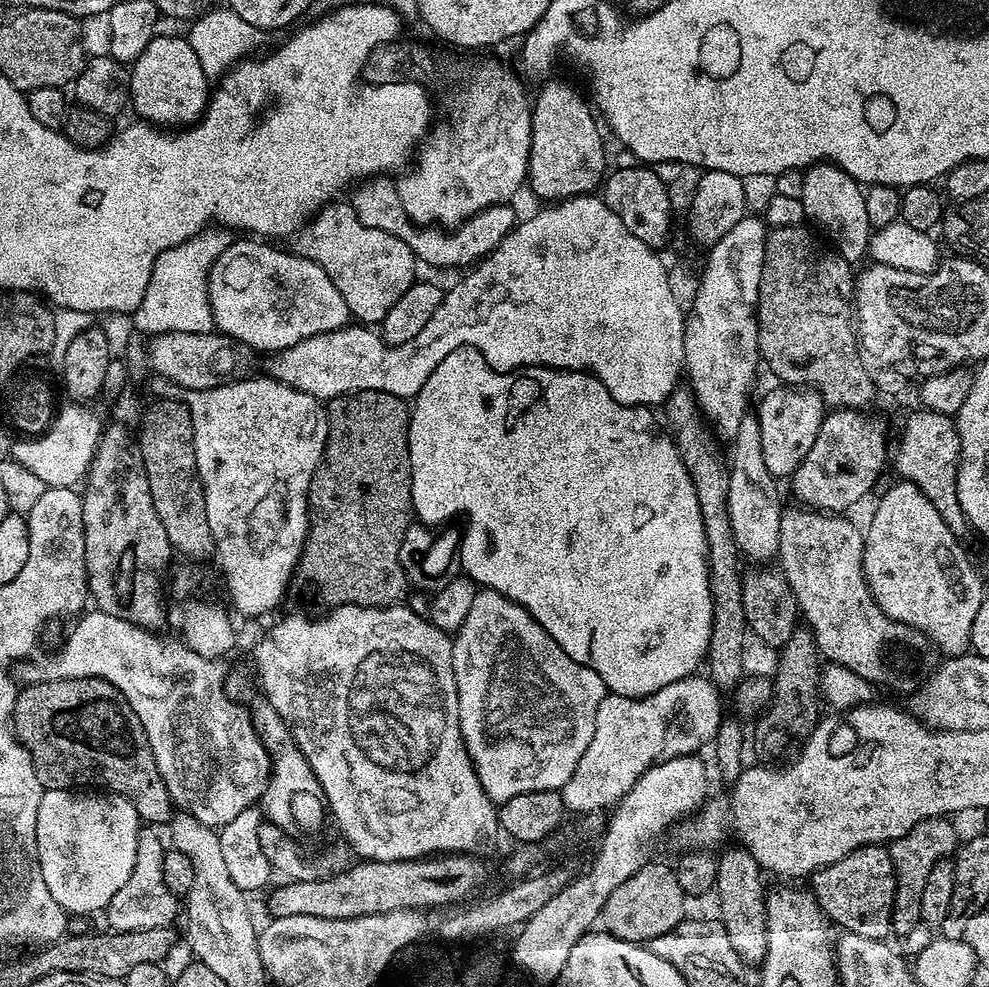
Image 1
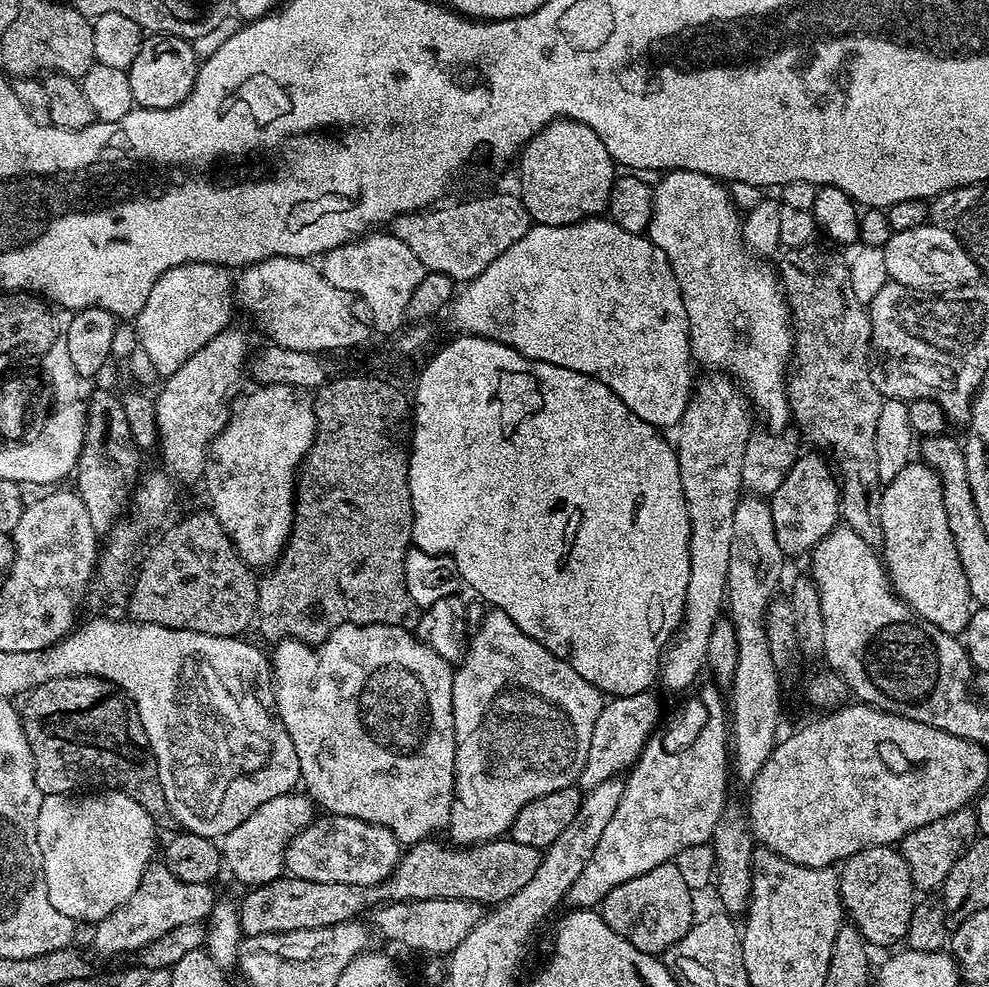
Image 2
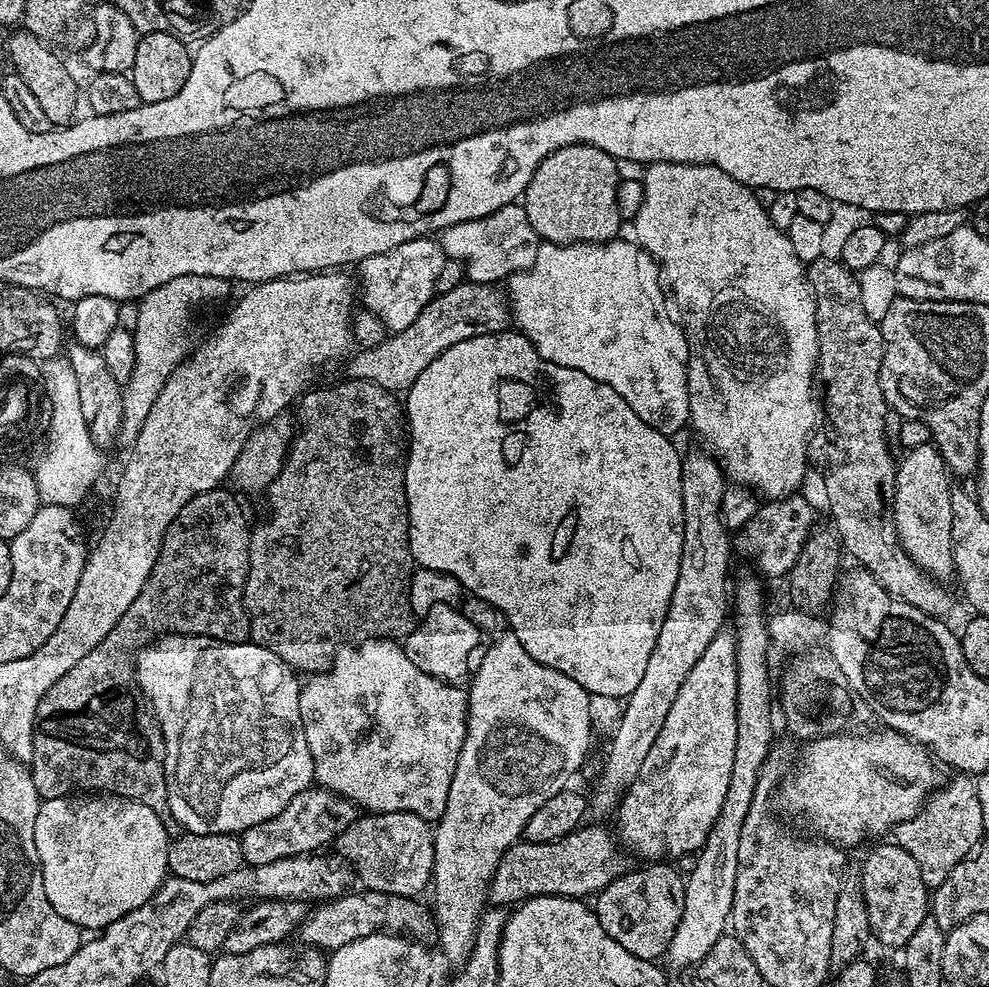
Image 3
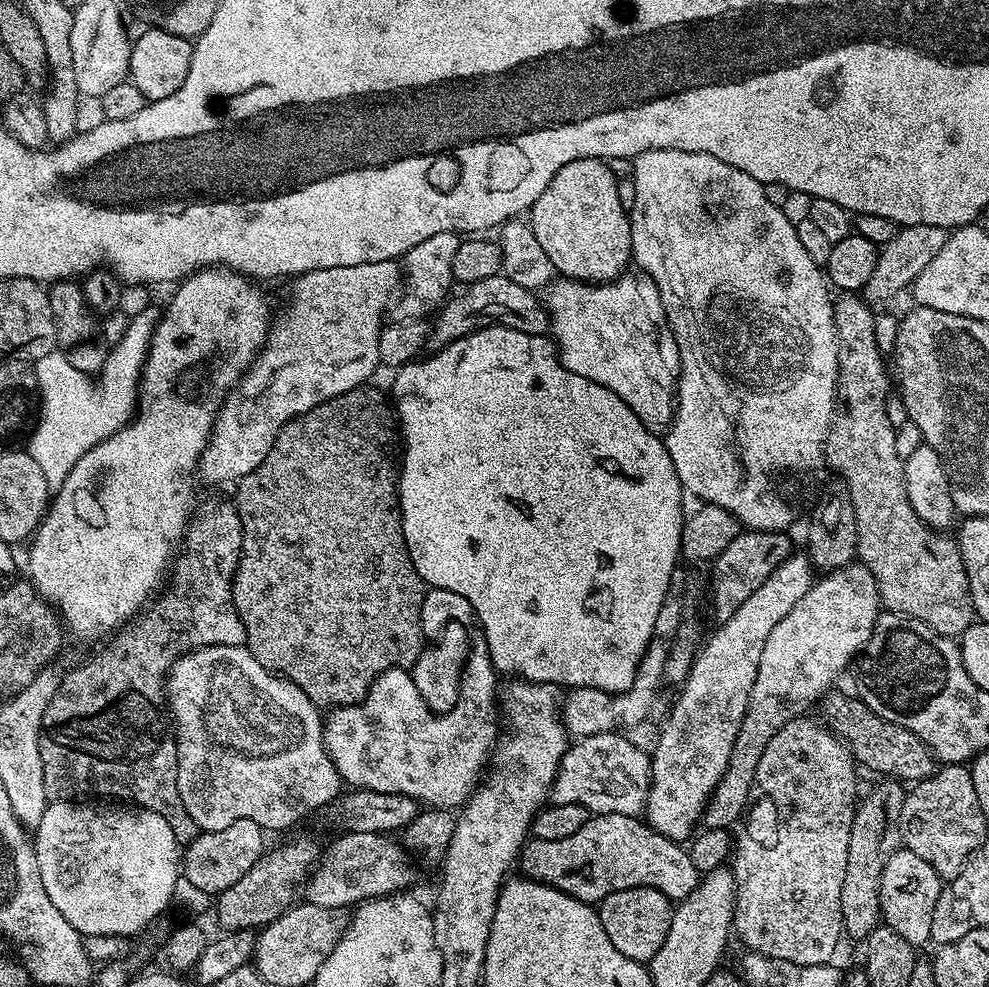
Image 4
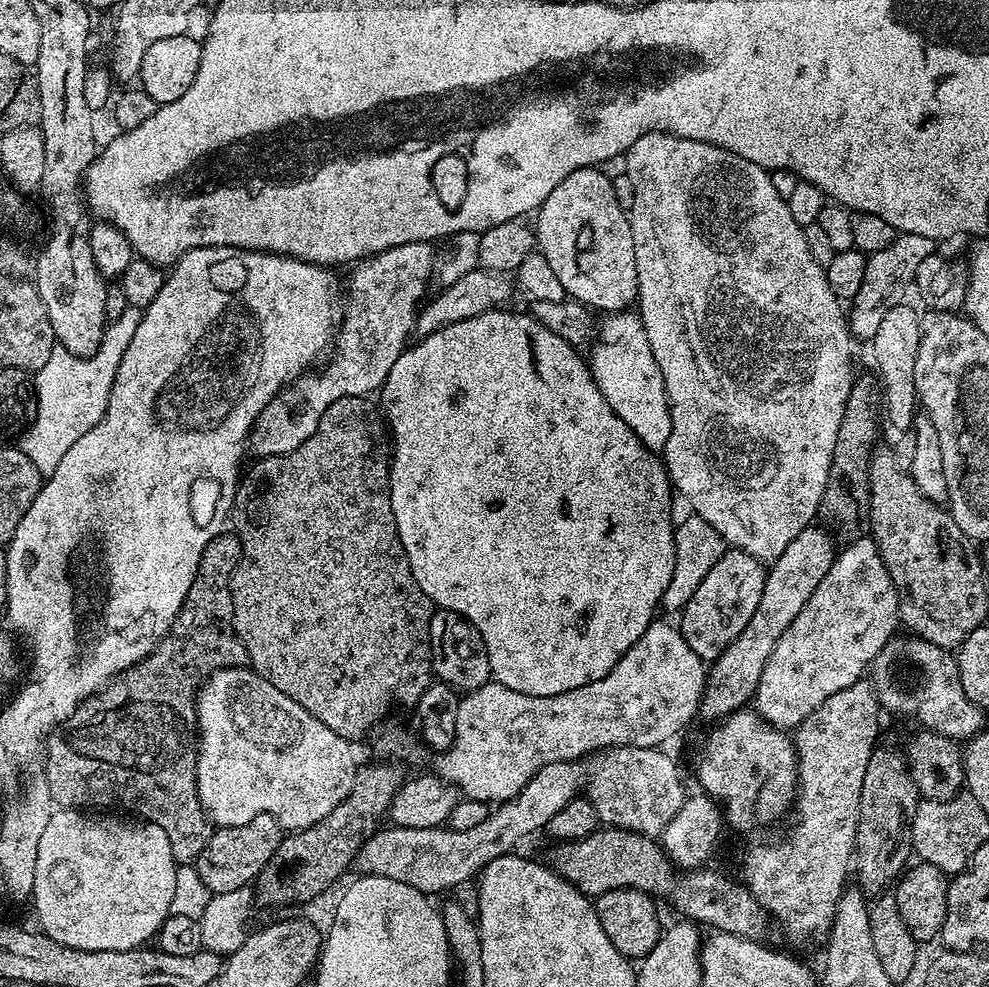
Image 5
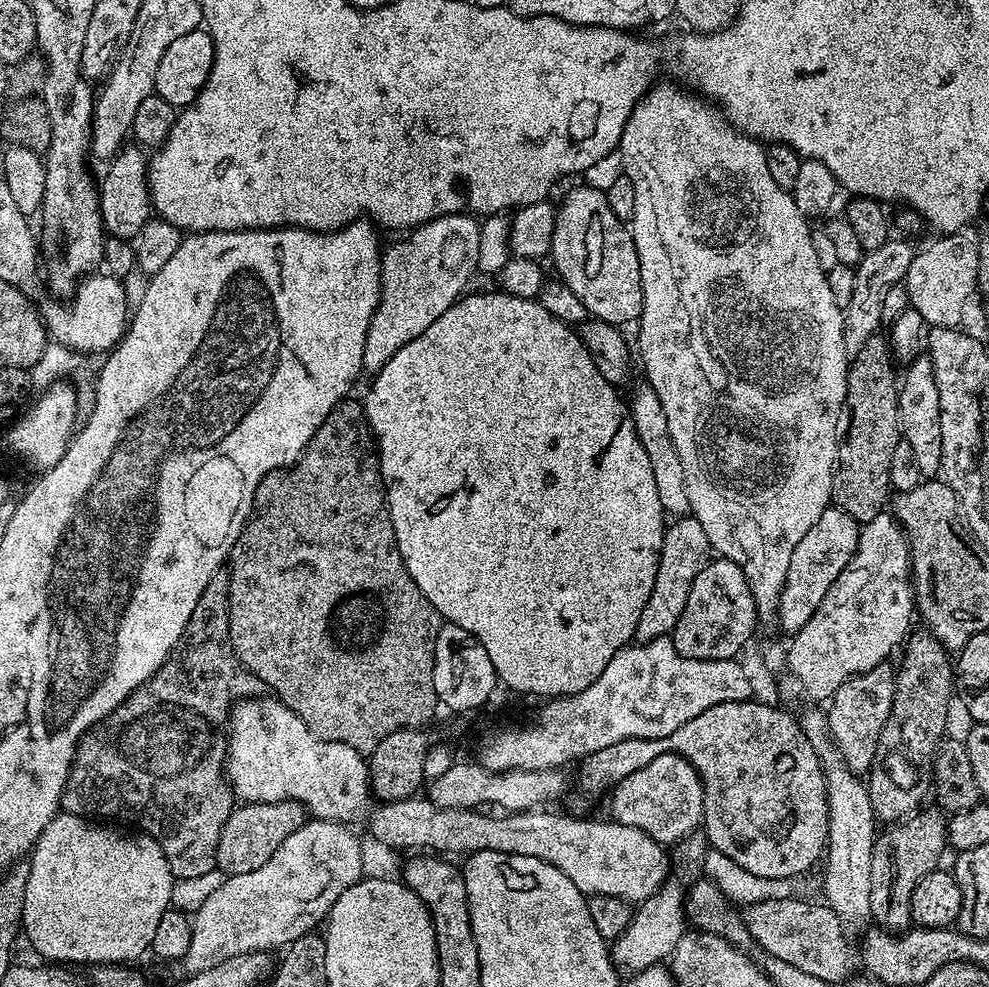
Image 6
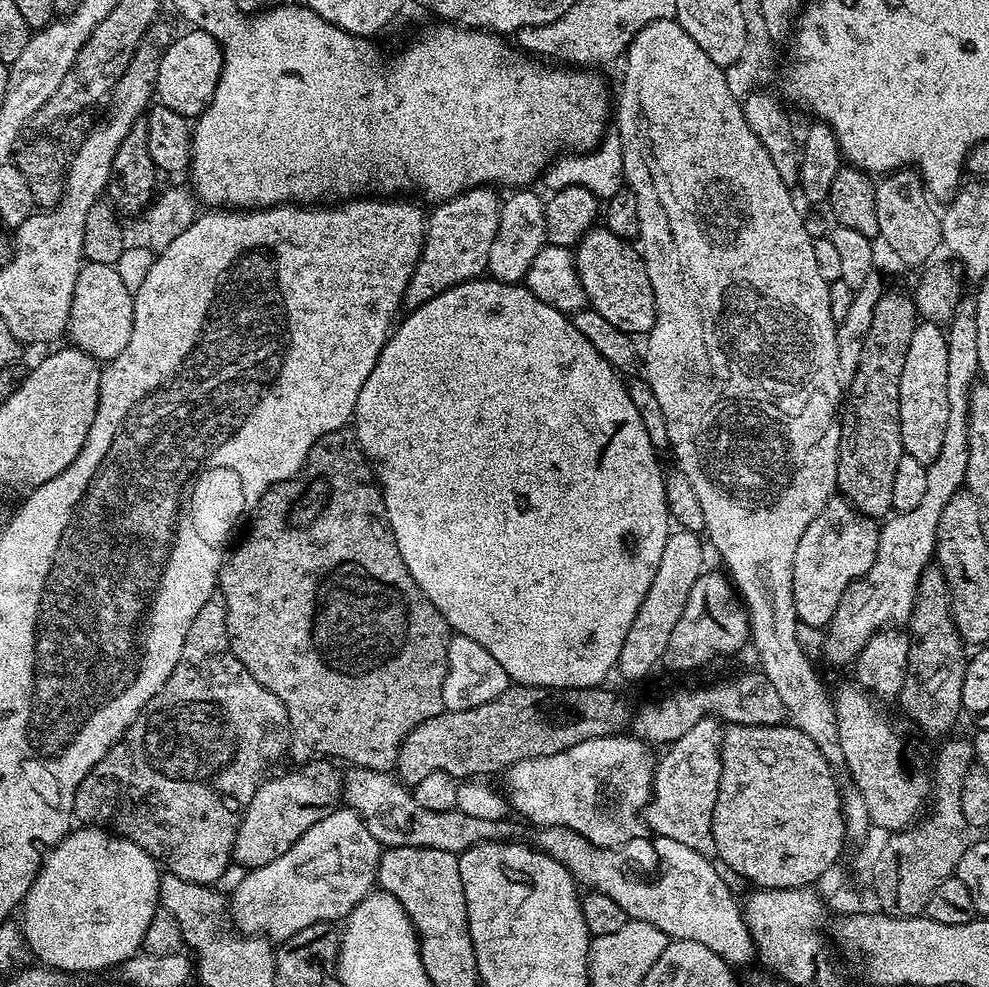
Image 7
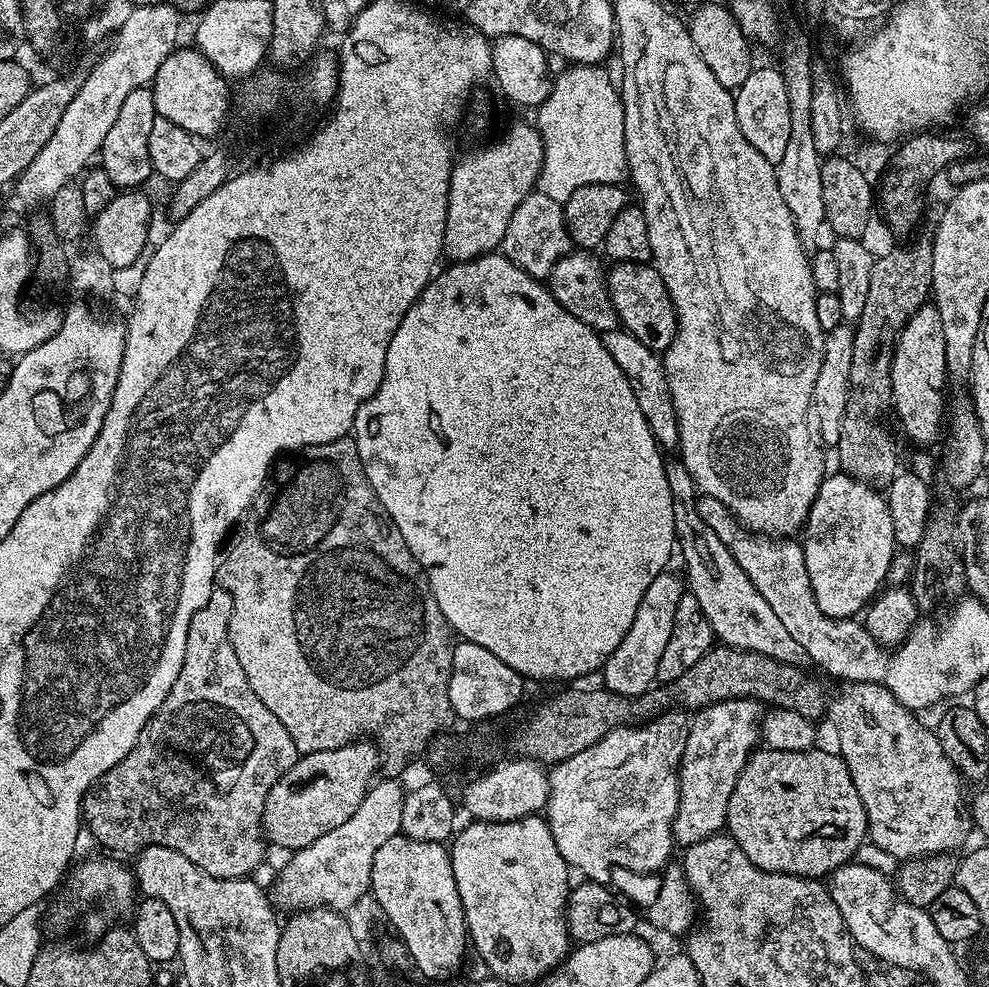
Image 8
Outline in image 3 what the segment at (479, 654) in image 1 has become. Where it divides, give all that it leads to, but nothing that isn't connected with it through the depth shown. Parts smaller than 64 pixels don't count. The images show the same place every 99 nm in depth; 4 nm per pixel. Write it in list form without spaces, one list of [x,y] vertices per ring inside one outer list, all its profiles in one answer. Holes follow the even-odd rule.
[[[516,636],[498,637],[485,650],[480,665],[475,665],[471,680],[472,685],[466,688],[468,729],[462,754],[450,782],[450,794],[446,794],[446,810],[434,824],[436,841],[430,885],[440,952],[453,966],[462,965],[470,958],[480,917],[489,903],[488,888],[502,854],[523,837],[531,815],[571,785],[568,783],[583,766],[592,744],[593,697],[574,678],[566,678],[566,674],[534,662]]]

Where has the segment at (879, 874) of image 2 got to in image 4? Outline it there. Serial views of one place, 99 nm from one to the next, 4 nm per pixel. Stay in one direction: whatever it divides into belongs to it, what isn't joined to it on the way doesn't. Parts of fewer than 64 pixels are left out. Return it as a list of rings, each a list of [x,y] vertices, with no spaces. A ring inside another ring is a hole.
[[[901,846],[882,870],[880,915],[883,923],[898,930],[898,934],[902,934],[902,938],[906,938],[906,942],[913,946],[927,945],[932,939],[930,921],[934,918],[934,906],[938,906],[941,887],[942,881],[934,866]]]

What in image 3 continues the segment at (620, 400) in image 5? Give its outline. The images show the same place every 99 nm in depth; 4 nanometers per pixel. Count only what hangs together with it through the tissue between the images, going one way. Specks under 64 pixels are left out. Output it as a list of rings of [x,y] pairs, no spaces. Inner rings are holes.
[[[617,238],[602,244],[550,244],[541,243],[538,250],[536,264],[530,266],[525,272],[516,272],[506,281],[506,291],[510,297],[514,324],[519,331],[528,337],[528,341],[546,358],[546,362],[554,362],[558,366],[566,366],[570,370],[582,370],[582,374],[590,374],[600,384],[609,384],[646,422],[646,426],[654,426],[662,435],[672,438],[675,432],[680,432],[689,423],[688,411],[690,398],[688,397],[688,339],[684,337],[683,327],[678,323],[673,309],[670,307],[669,297],[666,295],[666,284],[656,259],[631,239]]]

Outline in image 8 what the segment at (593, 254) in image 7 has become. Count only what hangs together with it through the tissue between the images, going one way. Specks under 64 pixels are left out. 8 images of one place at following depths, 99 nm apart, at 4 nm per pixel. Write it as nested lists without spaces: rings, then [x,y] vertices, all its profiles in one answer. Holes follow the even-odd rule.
[[[616,262],[611,267],[606,272],[608,297],[616,311],[619,327],[638,338],[650,350],[664,353],[676,333],[676,311],[672,299],[668,297],[666,282],[662,282],[662,274],[658,274],[658,270],[648,262]]]

